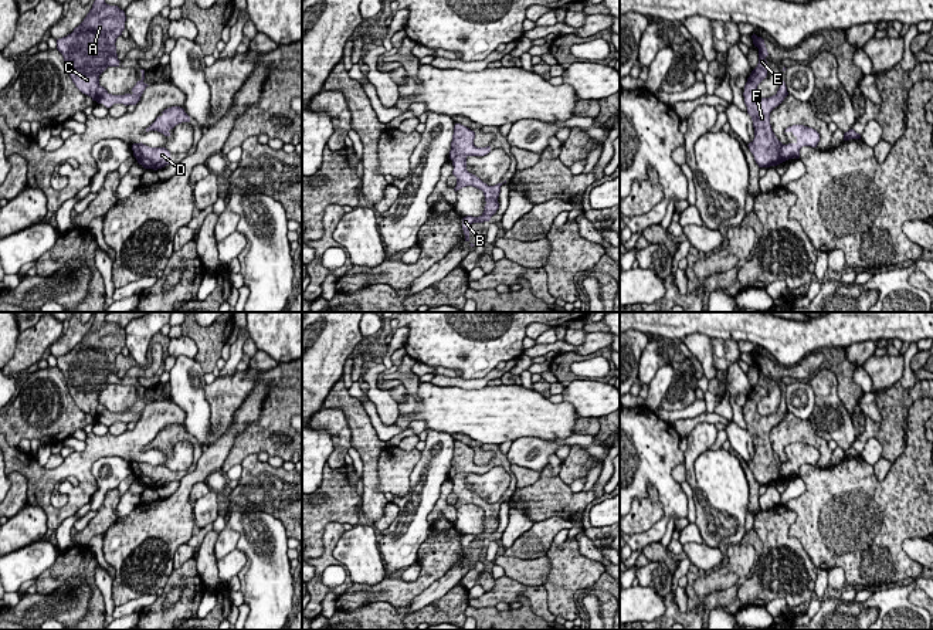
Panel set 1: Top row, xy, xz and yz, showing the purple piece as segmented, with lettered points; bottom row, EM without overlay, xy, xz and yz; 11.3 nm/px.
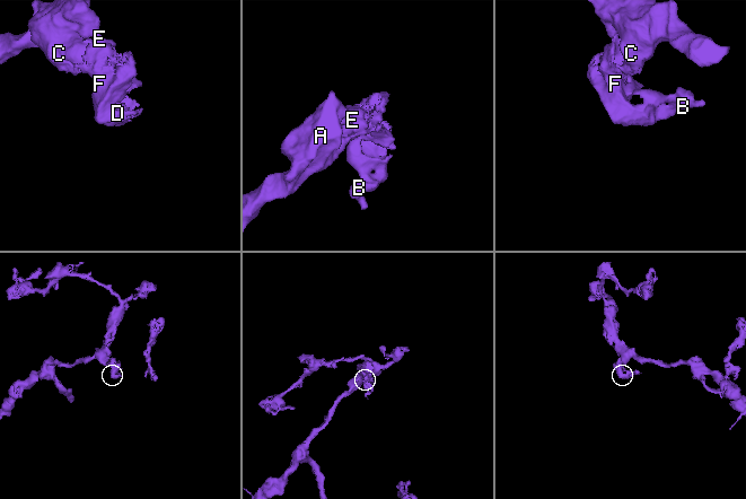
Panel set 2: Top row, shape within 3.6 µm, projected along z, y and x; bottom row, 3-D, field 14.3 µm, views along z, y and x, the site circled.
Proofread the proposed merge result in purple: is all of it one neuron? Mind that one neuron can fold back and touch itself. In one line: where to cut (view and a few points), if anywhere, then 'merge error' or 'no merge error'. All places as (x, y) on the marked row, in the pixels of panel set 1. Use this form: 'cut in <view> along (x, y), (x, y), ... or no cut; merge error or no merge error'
no cut; no merge error

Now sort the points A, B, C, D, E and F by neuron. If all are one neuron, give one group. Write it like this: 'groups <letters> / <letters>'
groups A B C D E F

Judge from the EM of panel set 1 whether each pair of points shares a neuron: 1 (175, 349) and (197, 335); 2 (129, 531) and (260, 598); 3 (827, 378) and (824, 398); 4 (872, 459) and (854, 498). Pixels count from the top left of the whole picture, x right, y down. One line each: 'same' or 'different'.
1: different
2: different
3: same
4: different

